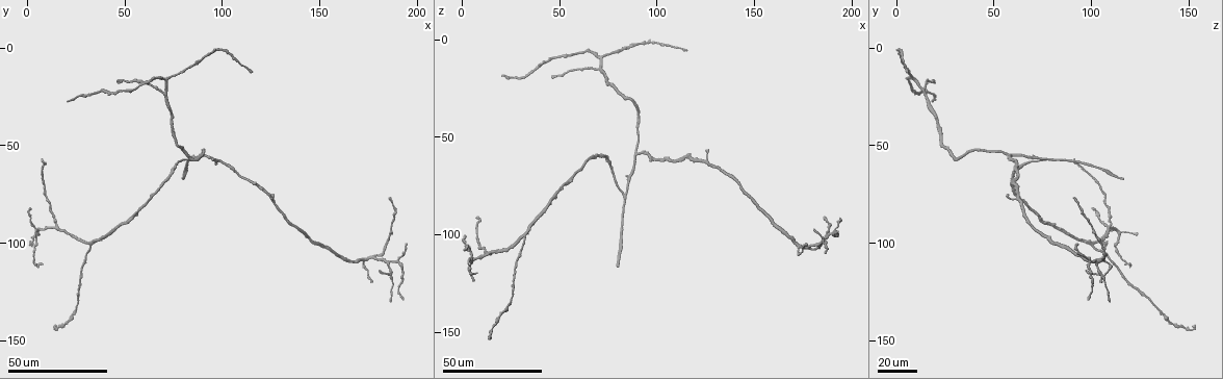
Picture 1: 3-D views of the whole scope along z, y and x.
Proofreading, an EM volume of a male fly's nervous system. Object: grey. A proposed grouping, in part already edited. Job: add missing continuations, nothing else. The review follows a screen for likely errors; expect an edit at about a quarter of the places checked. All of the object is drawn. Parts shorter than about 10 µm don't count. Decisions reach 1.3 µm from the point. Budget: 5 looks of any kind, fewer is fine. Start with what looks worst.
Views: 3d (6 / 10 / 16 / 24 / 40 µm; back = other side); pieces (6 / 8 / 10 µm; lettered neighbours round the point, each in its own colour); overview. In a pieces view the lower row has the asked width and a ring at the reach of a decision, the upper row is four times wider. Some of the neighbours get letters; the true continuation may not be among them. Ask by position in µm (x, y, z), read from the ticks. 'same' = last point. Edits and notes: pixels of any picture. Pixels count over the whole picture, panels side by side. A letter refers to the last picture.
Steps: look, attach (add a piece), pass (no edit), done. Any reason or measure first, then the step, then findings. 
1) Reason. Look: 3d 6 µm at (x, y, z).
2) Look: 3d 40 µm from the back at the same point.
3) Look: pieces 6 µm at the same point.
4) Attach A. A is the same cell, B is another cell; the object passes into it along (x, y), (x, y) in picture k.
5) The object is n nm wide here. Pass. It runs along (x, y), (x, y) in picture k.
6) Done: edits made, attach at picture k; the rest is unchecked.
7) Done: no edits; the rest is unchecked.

Branch stops here. Look: 3d 24 µm at (21, 27, 18).

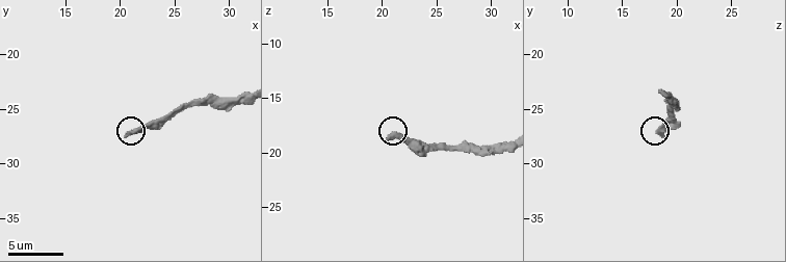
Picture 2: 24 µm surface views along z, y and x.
See the neighbours. Look: pieces 10 µm at (20.8, 27.4, 18.6).

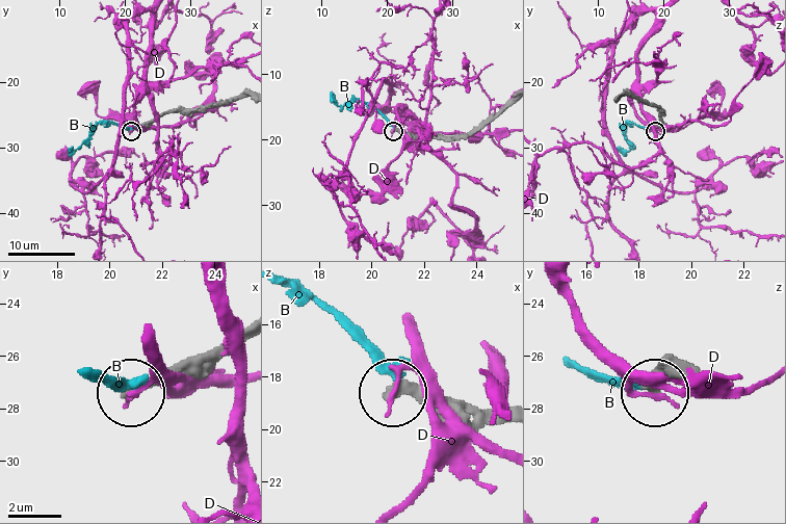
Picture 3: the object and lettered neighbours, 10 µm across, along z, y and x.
Attach B. B is the same cell, D is another cell; the object passes into it along (207, 351), (133, 389), (82, 375) in picture 3; the neuron continues.

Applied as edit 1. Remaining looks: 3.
Look: overview.

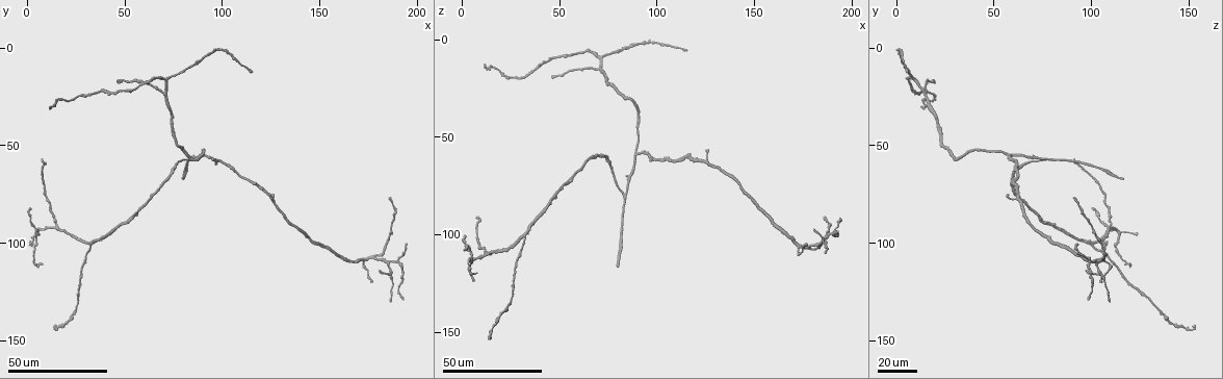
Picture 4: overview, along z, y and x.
Free end. Look: 3d 40 µm at (2, 83, 100).

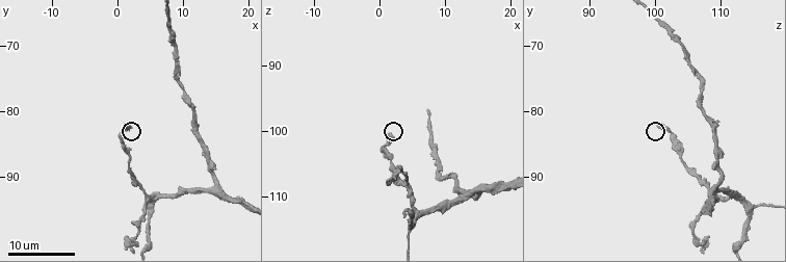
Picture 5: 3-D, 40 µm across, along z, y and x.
Look: pieces 10 µm at (1.5, 82.0, 100.5).

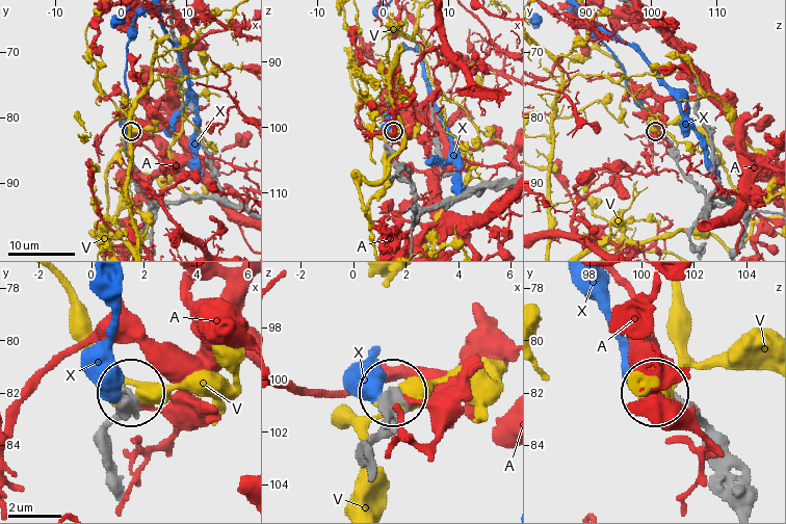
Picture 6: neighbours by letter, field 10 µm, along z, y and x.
Pass. A, V and X are other cells; it runs along (111, 454), (107, 427), (131, 396) in picture 6; no lettered piece goes on from it.

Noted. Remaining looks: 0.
Done: edits made, attach at picture 3; the rest is unchecked.

